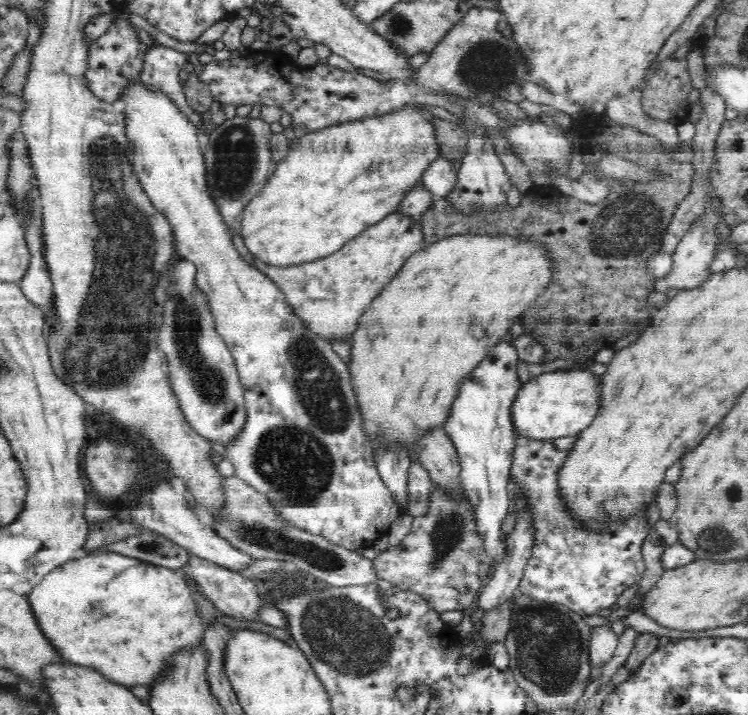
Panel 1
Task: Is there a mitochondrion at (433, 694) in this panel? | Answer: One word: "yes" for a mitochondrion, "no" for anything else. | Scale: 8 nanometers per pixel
no

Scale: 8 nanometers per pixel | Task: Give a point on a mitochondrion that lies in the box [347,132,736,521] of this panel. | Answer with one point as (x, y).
(630, 225)

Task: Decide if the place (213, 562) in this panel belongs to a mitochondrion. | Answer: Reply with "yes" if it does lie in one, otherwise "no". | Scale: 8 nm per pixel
no

